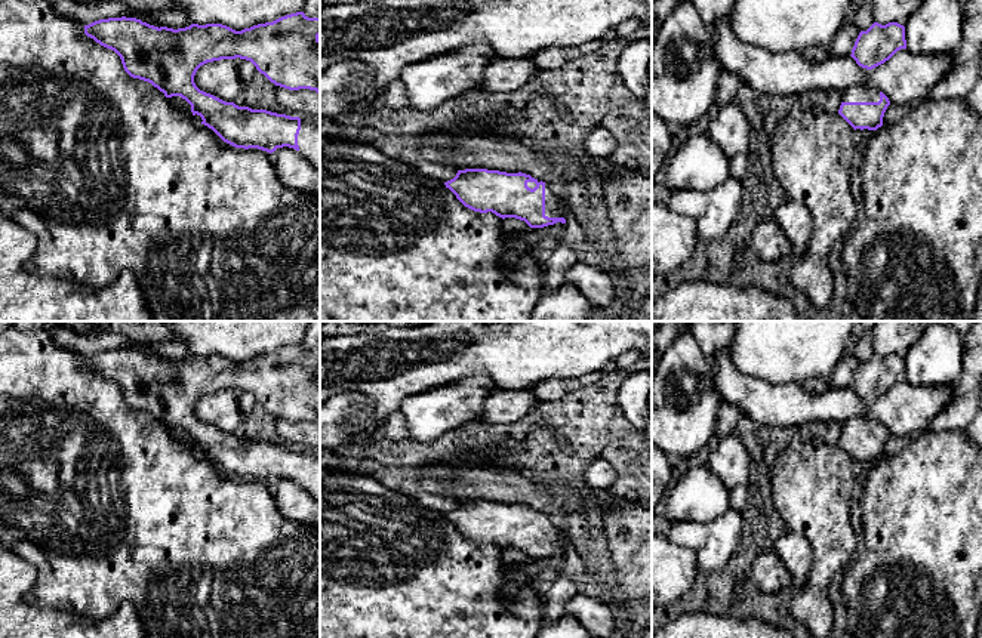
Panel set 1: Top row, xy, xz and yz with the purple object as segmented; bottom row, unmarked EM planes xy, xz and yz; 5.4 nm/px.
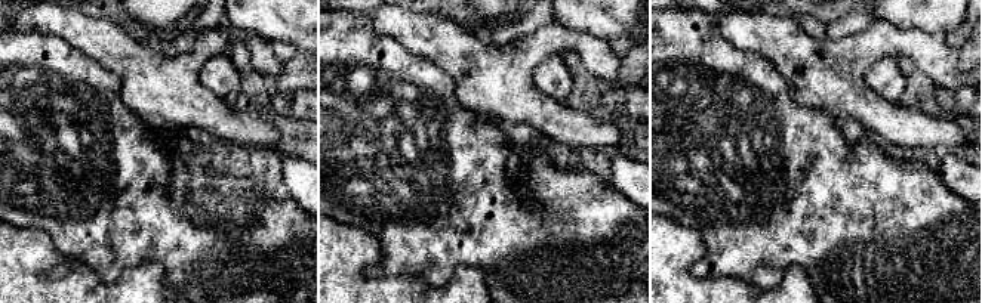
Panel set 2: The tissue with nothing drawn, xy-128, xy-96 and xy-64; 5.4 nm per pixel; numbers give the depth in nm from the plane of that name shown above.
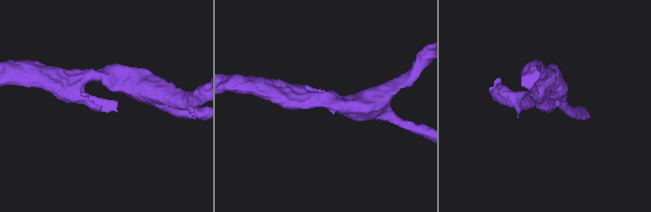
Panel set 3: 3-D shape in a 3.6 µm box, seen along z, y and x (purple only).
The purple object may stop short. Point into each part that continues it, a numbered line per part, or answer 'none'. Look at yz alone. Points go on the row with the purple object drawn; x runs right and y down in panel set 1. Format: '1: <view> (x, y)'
1: yz (856, 93)

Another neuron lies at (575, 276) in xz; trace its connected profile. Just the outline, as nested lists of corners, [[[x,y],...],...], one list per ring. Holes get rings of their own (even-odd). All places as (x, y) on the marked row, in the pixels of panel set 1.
[[[581,261],[566,271],[564,283],[578,287],[594,306],[610,306],[615,299],[610,275],[598,266],[585,265]]]

